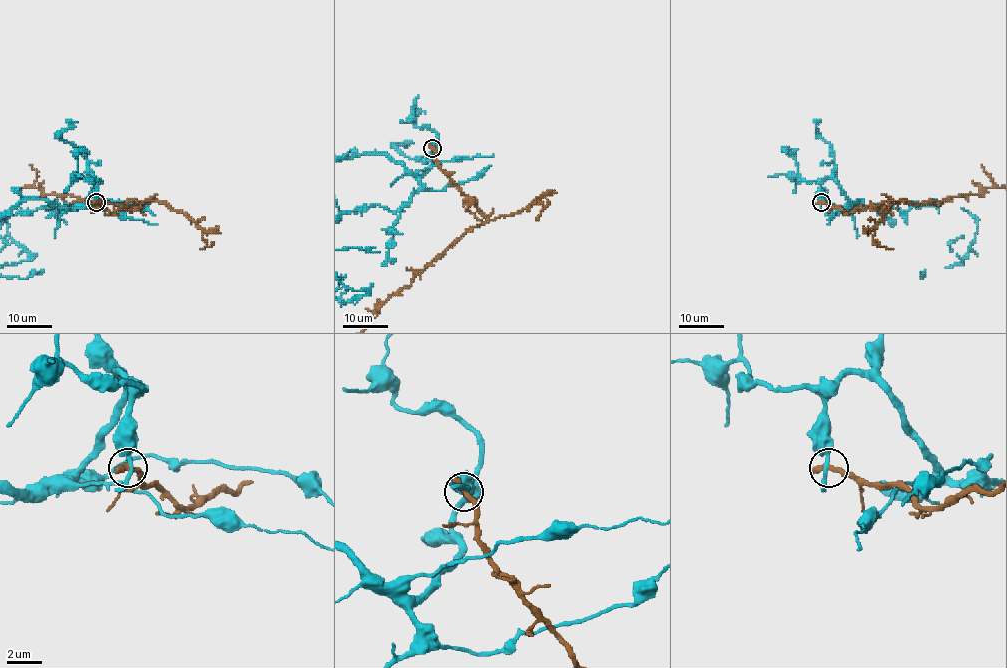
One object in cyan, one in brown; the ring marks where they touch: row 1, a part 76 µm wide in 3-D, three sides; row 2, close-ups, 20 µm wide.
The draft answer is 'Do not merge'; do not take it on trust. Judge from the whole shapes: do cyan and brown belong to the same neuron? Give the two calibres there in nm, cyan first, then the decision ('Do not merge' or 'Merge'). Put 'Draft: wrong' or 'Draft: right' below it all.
Thickness 240 nm (cyan) against 440 nm. Do not merge
Draft: right

